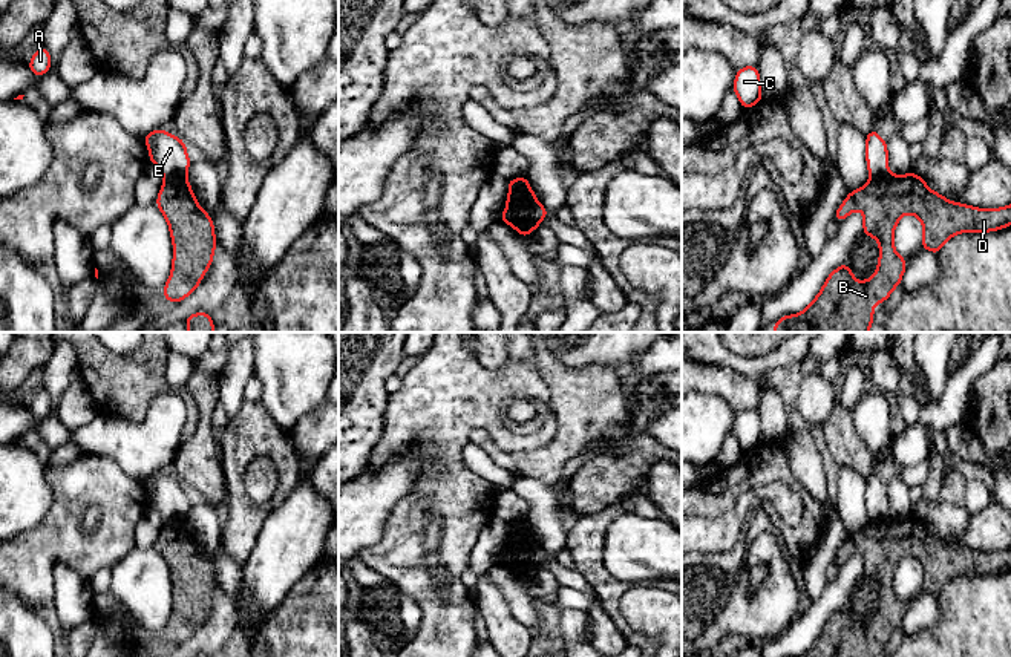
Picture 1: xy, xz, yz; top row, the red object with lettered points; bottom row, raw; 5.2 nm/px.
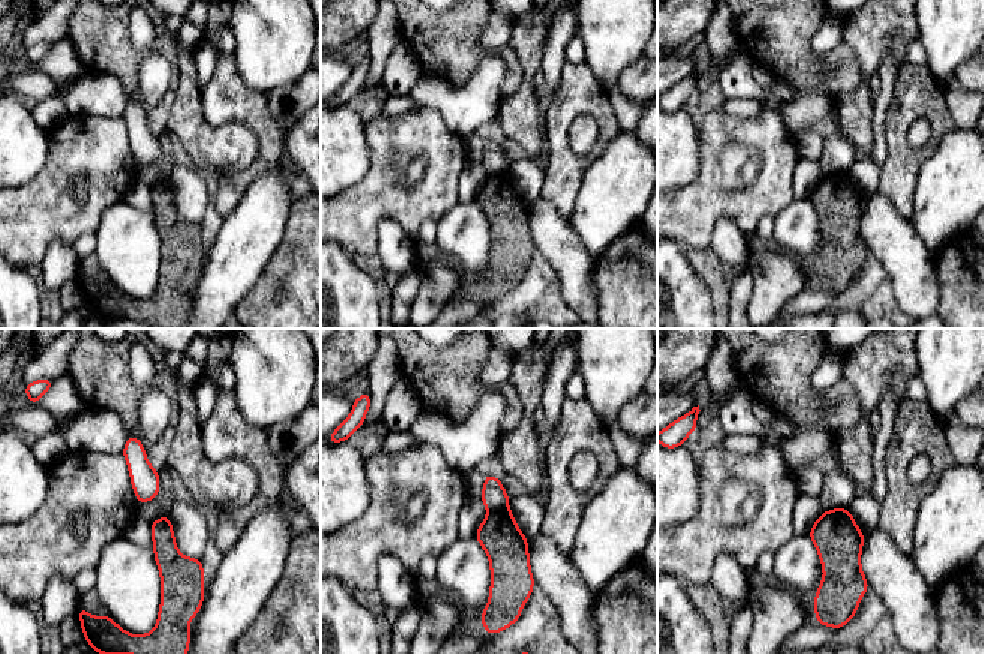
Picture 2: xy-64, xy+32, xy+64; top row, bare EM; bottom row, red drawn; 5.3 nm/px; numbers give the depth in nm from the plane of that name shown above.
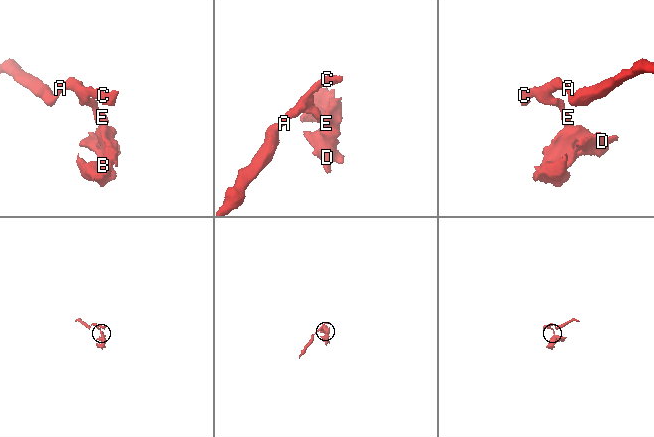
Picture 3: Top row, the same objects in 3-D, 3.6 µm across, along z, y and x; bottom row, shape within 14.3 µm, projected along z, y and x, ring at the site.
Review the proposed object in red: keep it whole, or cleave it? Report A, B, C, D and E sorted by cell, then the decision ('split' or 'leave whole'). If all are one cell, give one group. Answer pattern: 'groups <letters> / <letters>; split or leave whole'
groups A C E / B D; split

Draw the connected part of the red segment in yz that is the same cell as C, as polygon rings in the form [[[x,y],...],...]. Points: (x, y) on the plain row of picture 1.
[[[746,409],[737,413],[734,432],[743,452],[749,452],[763,443],[760,430],[760,415],[755,409]]]

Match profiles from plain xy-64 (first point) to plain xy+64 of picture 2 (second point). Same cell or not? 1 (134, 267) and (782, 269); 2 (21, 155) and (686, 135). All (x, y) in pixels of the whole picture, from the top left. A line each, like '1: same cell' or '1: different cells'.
1: different cells
2: same cell

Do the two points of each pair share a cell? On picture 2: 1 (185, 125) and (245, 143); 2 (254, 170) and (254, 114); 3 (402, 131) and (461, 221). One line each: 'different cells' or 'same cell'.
1: same cell
2: same cell
3: different cells

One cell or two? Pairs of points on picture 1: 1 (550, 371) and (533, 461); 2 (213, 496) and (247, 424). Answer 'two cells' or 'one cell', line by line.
1: one cell
2: two cells

